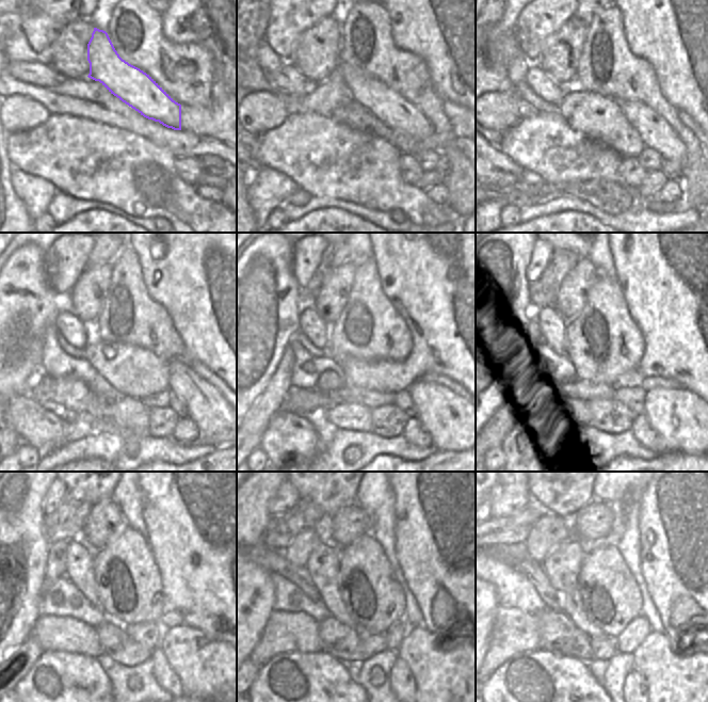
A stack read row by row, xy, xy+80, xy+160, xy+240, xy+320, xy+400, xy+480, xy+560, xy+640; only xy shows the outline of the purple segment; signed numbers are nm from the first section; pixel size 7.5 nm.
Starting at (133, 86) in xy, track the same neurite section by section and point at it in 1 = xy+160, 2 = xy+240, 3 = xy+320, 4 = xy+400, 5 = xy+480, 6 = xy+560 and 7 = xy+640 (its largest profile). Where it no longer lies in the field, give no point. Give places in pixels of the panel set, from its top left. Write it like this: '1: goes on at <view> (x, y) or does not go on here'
1: goes on at xy+160 (656, 133)
2: goes on at xy+240 (211, 413)
3: goes on at xy+320 (453, 424)
4: goes on at xy+400 (688, 424)
5: goes on at xy+480 (211, 670)
6: goes on at xy+560 (453, 688)
7: goes on at xy+640 (682, 688)

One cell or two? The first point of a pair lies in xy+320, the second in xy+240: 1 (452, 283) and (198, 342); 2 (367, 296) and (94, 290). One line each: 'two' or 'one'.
1: one
2: two

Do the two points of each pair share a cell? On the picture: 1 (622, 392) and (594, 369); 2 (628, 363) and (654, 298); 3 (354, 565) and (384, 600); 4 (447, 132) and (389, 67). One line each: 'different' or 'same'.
1: different
2: different
3: same
4: same

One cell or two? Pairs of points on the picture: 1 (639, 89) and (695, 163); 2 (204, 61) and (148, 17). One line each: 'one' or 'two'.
1: one
2: one

